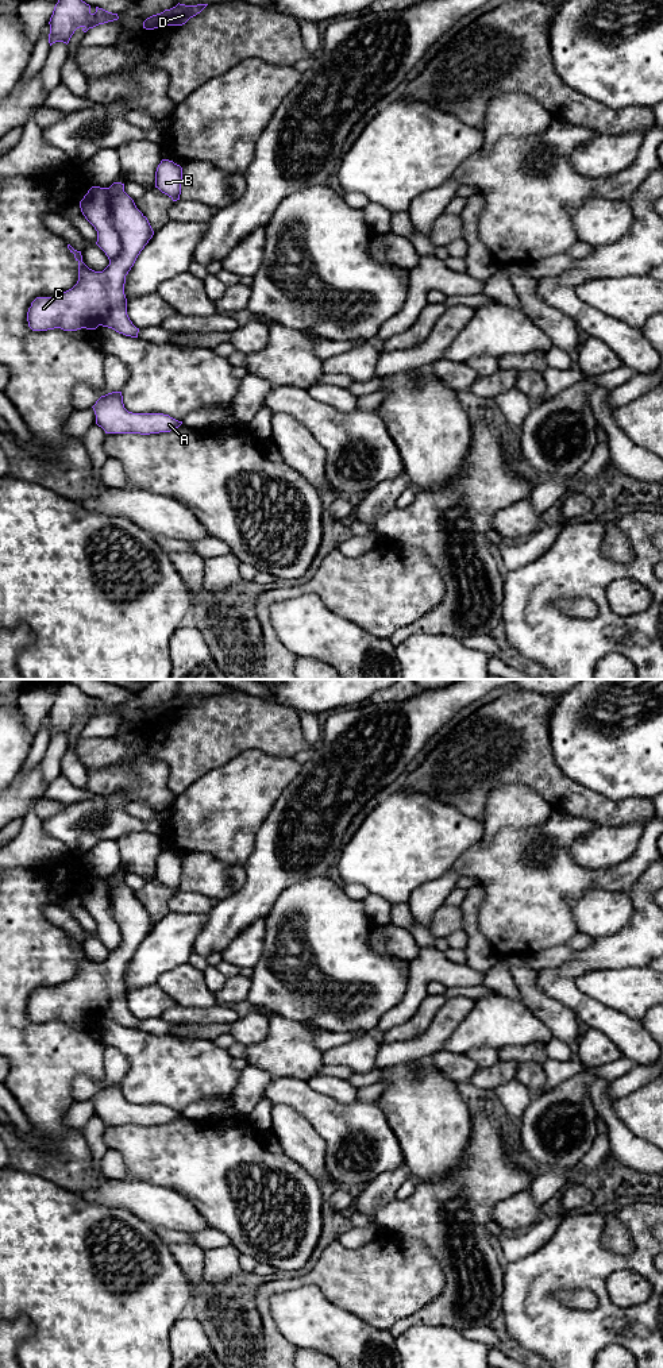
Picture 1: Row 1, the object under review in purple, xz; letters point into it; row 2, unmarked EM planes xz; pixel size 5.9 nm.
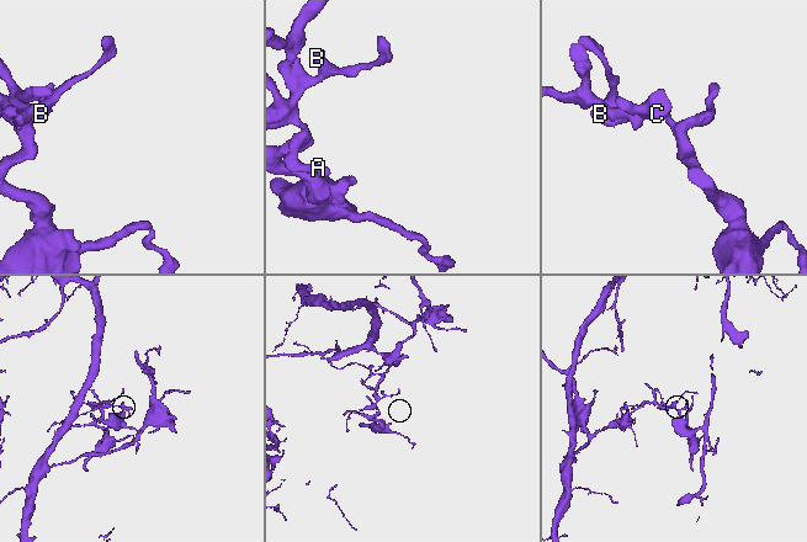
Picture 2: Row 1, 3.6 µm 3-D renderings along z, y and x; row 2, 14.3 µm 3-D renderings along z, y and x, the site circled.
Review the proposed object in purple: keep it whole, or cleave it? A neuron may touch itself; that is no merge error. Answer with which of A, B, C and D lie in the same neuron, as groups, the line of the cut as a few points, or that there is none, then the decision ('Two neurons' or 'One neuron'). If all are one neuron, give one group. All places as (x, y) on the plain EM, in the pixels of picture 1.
Groups: A B C / D. Split along xz (108, 879), (108, 910), (120, 935), (120, 944), (111, 952). Two neurons

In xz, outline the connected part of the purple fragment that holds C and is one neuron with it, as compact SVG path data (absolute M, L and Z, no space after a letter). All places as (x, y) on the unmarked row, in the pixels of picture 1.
M122 874L109 878L109 912L120 928L119 948L109 952L103 963L95 963L82 953L81 943L68 936L78 953L78 972L63 984L36 989L31 994L27 1013L32 1022L96 1021L103 1017L126 1028L138 1029L139 1020L127 1006L124 975L126 967L154 922L147 909L124 883Z

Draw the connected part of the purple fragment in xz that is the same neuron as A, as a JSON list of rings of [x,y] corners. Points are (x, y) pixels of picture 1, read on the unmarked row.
[[[112,1083],[101,1087],[92,1098],[96,1106],[96,1115],[105,1125],[159,1125],[178,1120],[178,1113],[163,1105],[132,1105],[124,1099],[122,1083]]]

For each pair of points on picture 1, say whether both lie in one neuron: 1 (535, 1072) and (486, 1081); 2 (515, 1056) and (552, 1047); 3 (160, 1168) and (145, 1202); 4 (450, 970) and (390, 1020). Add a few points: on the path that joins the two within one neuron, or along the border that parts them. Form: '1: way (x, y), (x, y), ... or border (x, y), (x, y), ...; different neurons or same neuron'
1: way (523, 1072), (498, 1072); same neuron
2: border (544, 1043), (544, 1049), (550, 1058); different neurons
3: border (126, 1179), (166, 1186), (182, 1197); different neurons
4: way (432, 970), (416, 986), (416, 991), (408, 1004); same neuron

